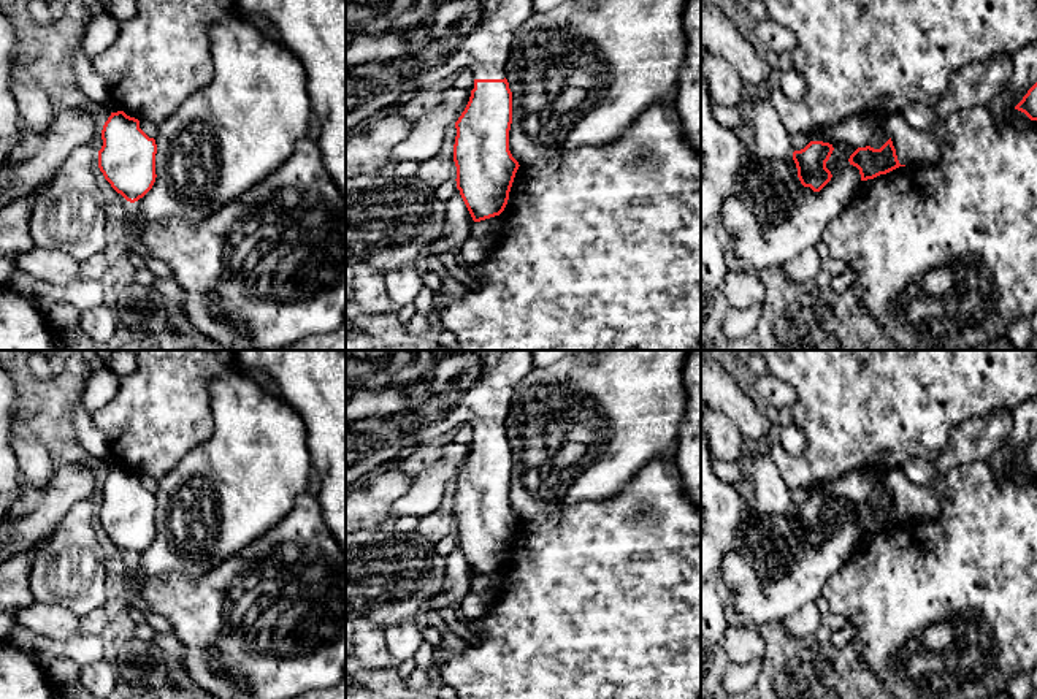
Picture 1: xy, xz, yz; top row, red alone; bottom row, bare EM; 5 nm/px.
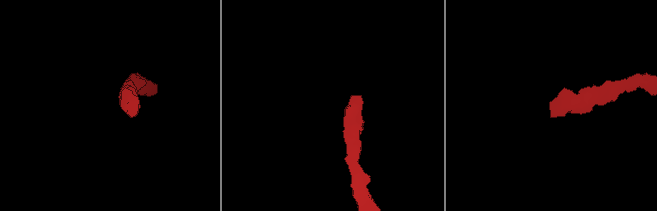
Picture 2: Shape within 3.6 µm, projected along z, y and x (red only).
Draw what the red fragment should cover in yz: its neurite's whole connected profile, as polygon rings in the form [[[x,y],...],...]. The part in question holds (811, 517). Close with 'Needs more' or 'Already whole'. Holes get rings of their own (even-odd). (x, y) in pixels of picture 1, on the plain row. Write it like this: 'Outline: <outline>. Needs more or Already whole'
Outline: [[[810,496],[804,504],[793,507],[798,533],[804,542],[820,547],[832,533],[826,523],[834,502],[829,498]]]. Already whole

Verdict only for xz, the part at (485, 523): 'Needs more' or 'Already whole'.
Needs more

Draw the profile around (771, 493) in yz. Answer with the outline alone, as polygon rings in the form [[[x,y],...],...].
[[[752,444],[744,474],[753,485],[755,512],[788,512],[794,507],[791,490],[783,482],[769,453]]]

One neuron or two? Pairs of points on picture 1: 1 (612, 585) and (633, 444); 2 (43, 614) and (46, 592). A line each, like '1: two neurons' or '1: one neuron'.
1: two neurons
2: two neurons

